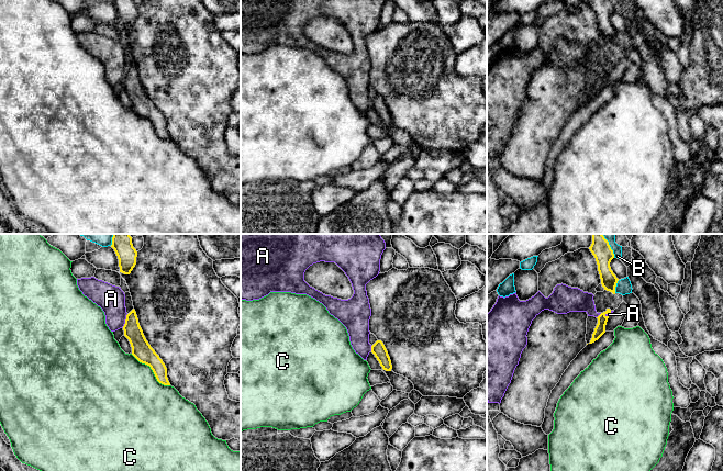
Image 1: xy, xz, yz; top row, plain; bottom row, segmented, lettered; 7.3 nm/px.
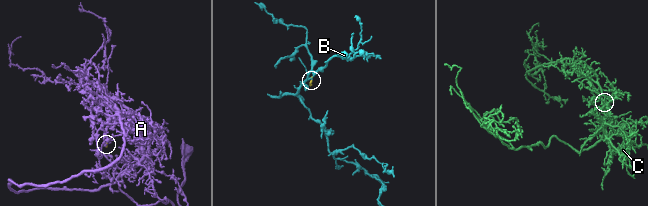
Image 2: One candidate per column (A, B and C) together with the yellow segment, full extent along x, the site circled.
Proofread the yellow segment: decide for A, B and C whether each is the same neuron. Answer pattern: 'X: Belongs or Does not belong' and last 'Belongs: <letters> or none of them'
A: Does not belong
B: Does not belong
C: Does not belong
Belongs: none of them

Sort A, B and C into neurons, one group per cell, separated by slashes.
A / B / C

